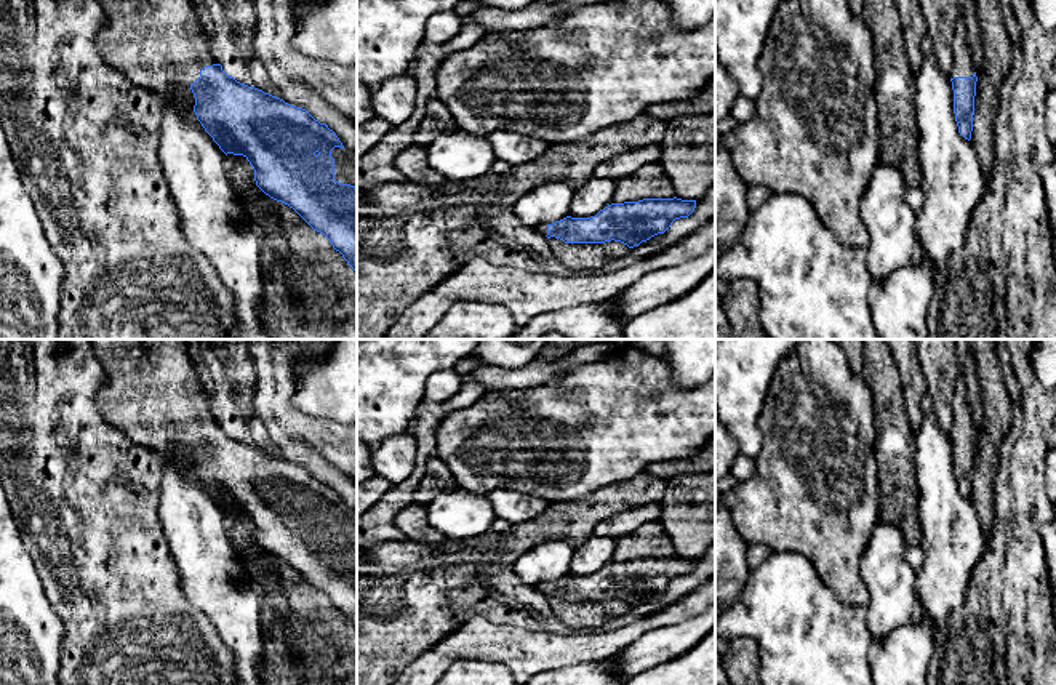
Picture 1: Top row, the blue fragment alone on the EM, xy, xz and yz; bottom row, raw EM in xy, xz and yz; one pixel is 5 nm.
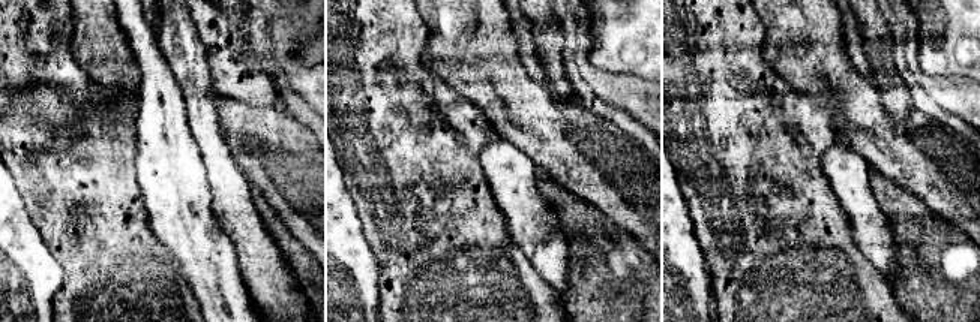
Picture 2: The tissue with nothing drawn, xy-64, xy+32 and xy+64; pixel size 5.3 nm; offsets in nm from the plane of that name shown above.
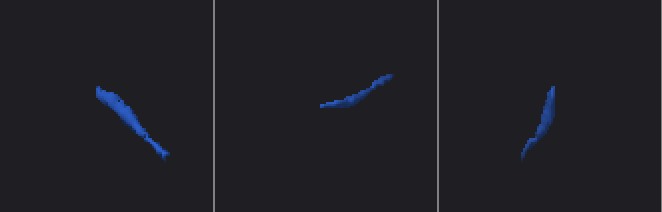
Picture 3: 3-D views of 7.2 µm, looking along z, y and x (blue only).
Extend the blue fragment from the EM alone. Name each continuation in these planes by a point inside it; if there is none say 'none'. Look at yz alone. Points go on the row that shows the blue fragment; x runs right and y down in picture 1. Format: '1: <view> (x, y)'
1: yz (962, 63)

